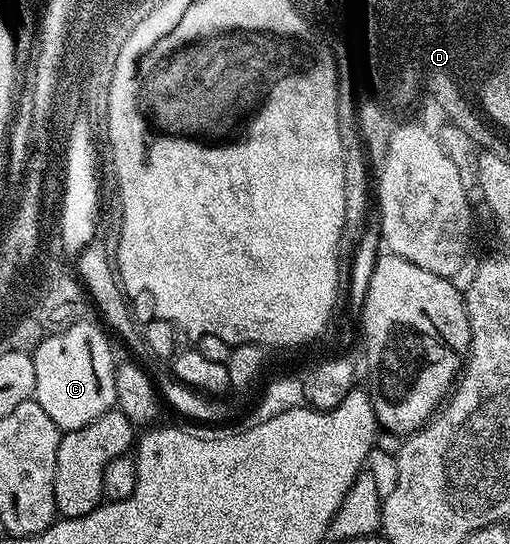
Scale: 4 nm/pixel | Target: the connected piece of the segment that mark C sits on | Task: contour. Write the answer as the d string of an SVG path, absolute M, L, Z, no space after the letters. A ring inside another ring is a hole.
M76 322L63 331L44 338L35 349L35 383L34 400L39 403L41 410L53 418L53 422L63 432L78 432L80 428L101 418L106 412L116 407L115 403L115 366L117 357L111 353L111 344L107 336L95 324Z

